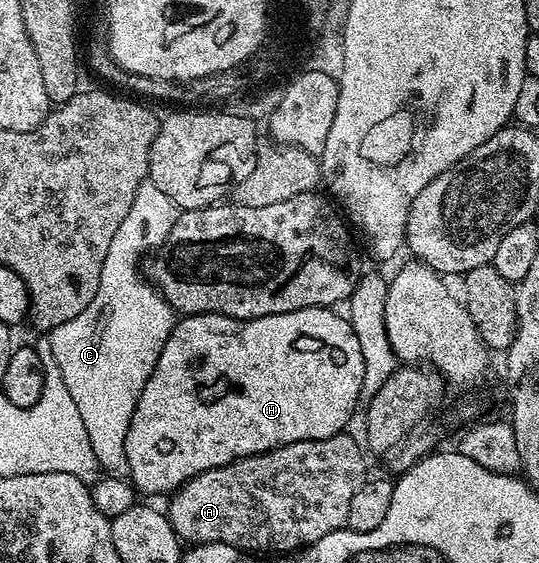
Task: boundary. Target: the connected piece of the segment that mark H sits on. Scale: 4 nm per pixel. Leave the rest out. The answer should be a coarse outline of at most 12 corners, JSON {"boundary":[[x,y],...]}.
{"boundary":[[331,307],[180,316],[133,407],[140,494],[344,432]]}

